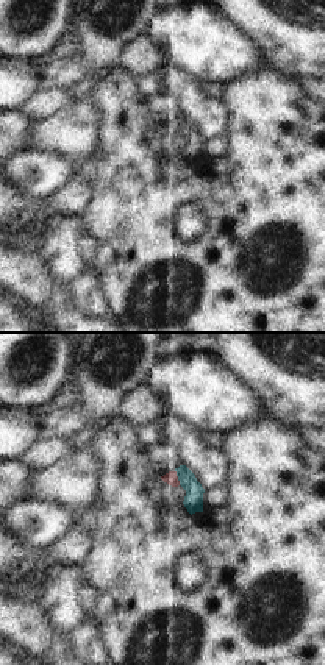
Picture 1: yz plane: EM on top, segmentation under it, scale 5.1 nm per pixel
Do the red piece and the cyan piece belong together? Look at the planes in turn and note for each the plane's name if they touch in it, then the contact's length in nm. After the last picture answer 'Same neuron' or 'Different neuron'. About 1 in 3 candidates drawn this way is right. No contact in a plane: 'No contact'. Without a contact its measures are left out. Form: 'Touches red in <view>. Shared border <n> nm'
Touches red in yz. Shared border 80 nm.

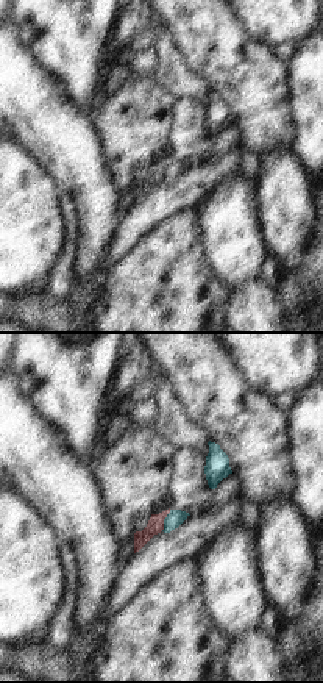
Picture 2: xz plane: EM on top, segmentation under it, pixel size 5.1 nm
Touches red in xz. Shared border 120 nm.

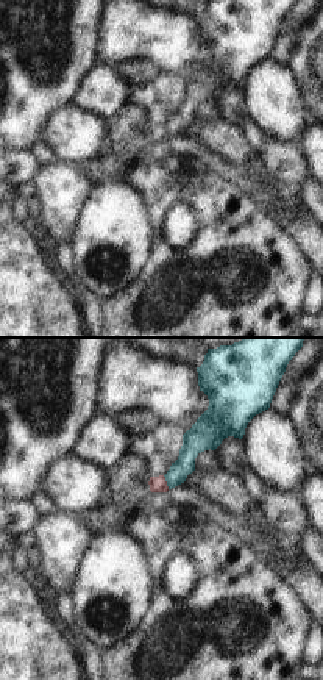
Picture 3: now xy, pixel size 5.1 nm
Touches red in xy. Shared border 80 nm.

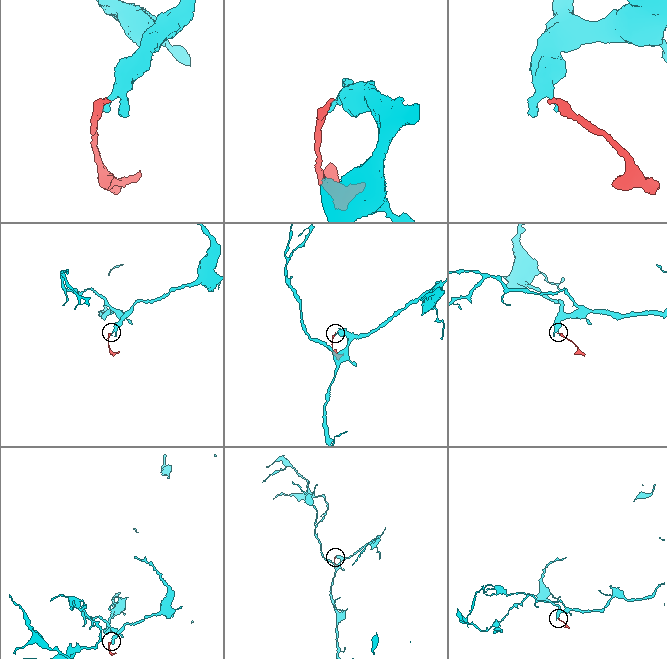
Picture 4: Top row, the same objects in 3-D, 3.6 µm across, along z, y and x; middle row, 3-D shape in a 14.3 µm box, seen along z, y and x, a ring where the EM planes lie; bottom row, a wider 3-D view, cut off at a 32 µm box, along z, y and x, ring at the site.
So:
Different neuron.

